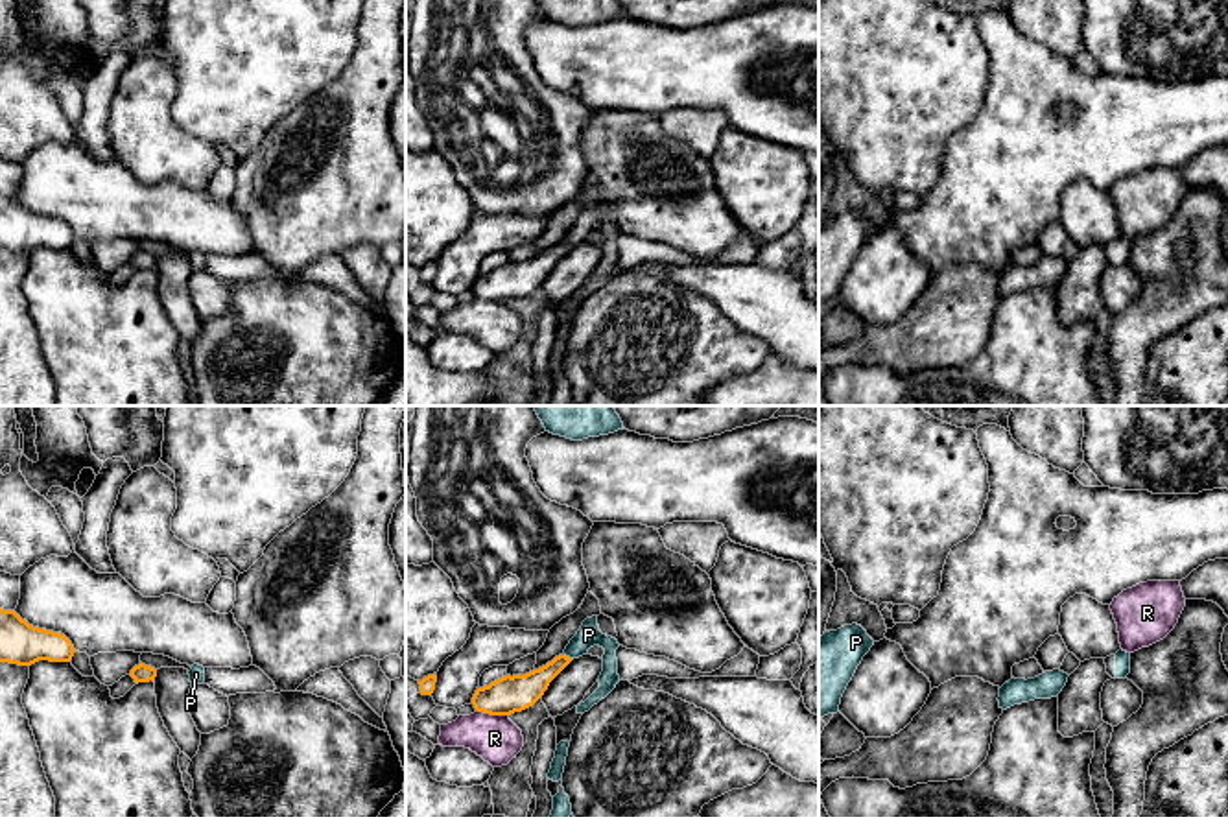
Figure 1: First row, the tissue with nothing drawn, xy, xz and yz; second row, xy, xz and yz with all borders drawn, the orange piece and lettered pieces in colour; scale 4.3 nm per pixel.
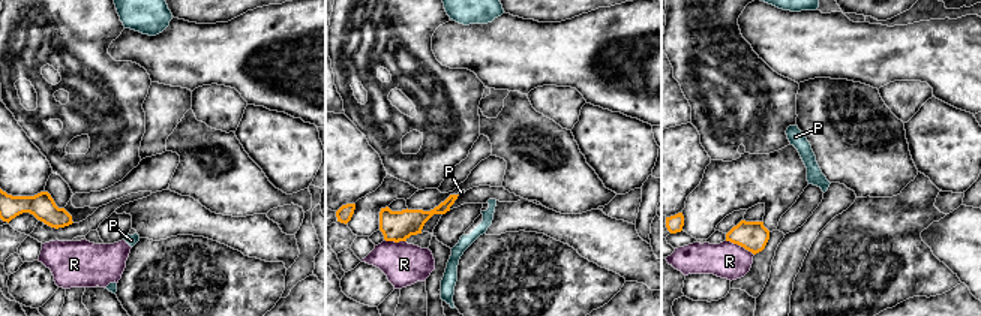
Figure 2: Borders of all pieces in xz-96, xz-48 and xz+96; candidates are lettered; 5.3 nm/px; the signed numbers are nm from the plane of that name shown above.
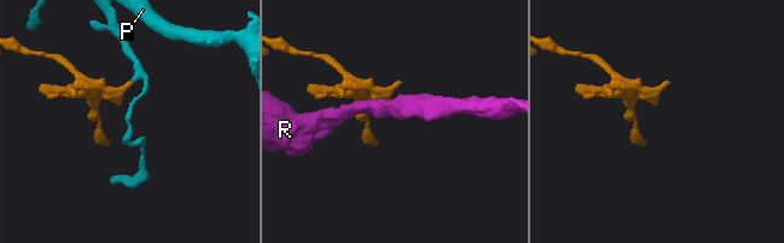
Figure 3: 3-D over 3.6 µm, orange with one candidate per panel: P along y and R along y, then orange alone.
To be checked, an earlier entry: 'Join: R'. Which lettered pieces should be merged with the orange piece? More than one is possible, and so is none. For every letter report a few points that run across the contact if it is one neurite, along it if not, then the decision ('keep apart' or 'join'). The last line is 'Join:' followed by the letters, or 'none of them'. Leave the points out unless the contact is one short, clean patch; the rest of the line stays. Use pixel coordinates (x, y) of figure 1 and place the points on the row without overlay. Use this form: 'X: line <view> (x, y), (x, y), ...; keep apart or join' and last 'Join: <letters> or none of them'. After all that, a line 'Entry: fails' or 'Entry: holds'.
P: line xz (522, 277), (530, 275), (568, 244), (589, 222); join
R: line xz (476, 296), (487, 301), (507, 303); keep apart
Join: P
Entry: fails

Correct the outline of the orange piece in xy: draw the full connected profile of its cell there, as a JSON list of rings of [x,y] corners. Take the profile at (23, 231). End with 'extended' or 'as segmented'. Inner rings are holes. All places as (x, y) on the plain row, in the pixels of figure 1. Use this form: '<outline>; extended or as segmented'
[[[0,195],[0,249],[18,253],[39,247],[70,249],[74,240],[65,221],[33,214],[15,197]]]; as segmented

